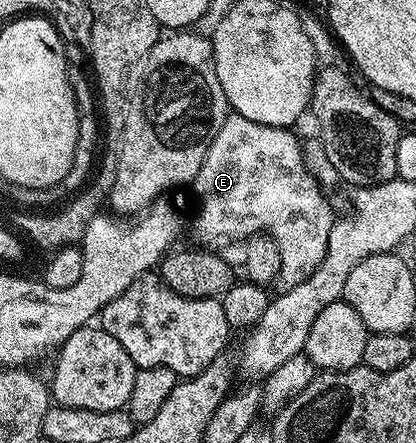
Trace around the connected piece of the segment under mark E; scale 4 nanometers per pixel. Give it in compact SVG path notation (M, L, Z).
M231 113L224 120L224 128L220 128L220 132L216 132L216 140L212 140L212 148L208 148L208 156L204 156L204 164L200 168L200 172L195 176L192 183L194 194L198 197L198 215L194 218L194 234L199 238L199 243L214 244L210 242L234 242L251 238L254 234L268 233L273 235L278 242L278 247L282 253L282 273L283 279L287 278L290 286L300 284L308 276L312 276L312 272L316 272L316 268L320 264L320 260L324 260L324 252L328 252L328 233L335 224L336 213L330 207L328 199L322 195L322 190L318 187L318 182L314 179L312 171L306 167L306 158L302 155L302 142L294 135L293 129L285 126L265 126L257 123L256 120L250 120L236 113Z

